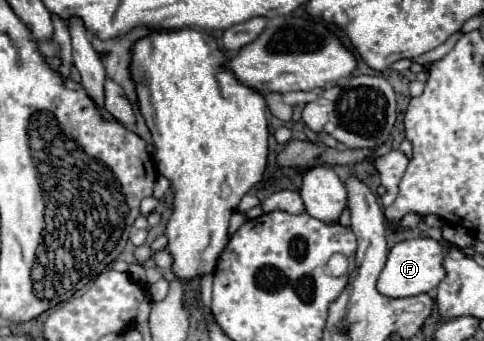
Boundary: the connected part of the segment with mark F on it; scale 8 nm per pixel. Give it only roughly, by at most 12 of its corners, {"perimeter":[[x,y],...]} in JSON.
{"perimeter":[[433,239],[397,243],[377,291],[403,299],[445,277],[445,249]]}

